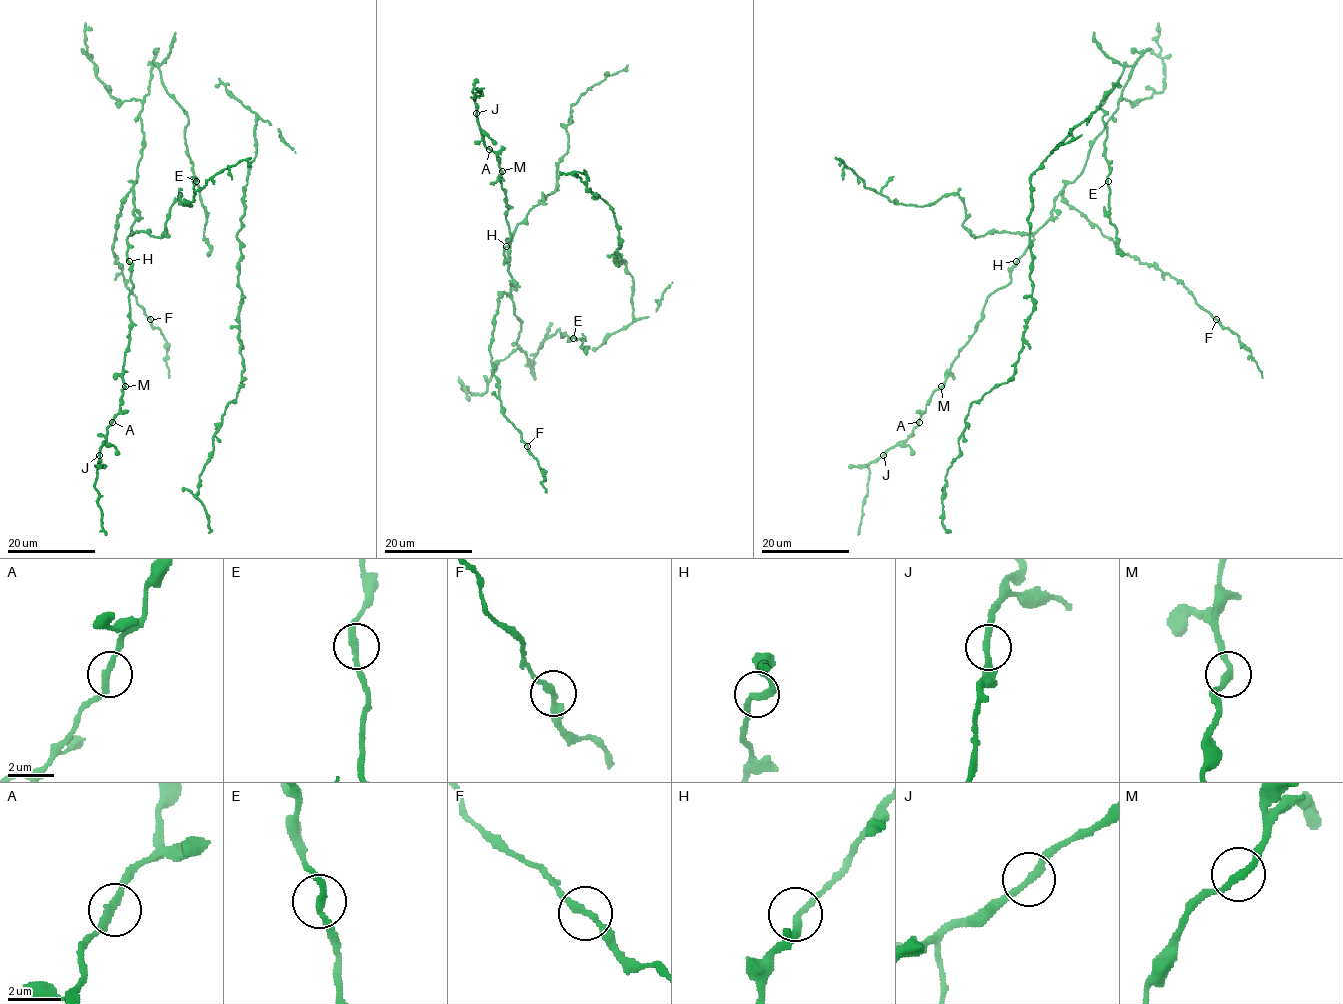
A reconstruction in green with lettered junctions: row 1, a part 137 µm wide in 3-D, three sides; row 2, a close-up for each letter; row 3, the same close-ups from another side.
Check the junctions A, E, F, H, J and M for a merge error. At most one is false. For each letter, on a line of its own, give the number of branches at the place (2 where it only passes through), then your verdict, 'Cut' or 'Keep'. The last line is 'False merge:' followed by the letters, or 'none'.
A: Branches: 2. Keep
E: Branches: 2. Keep
F: Branches: 2. Keep
H: Branches: 2. Keep
J: Branches: 2. Keep
M: Branches: 2. Keep
False merge: none

